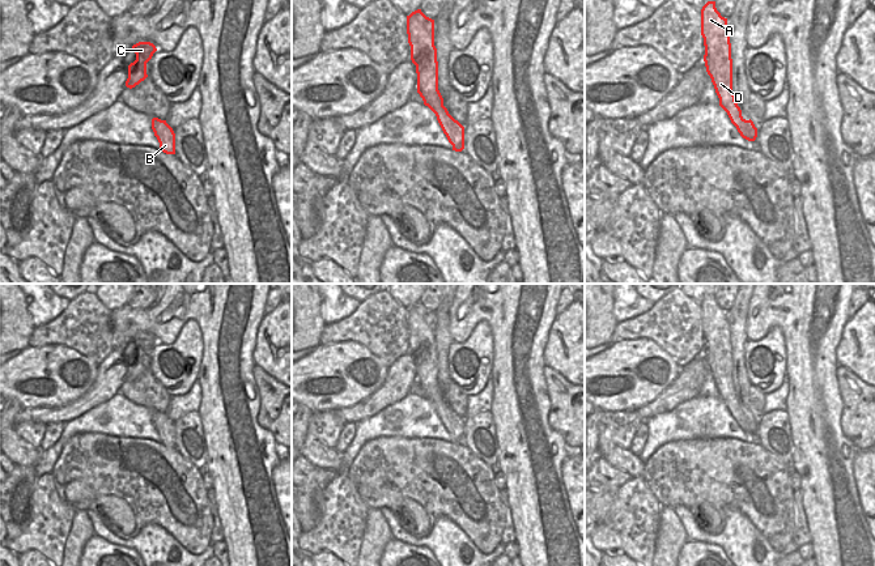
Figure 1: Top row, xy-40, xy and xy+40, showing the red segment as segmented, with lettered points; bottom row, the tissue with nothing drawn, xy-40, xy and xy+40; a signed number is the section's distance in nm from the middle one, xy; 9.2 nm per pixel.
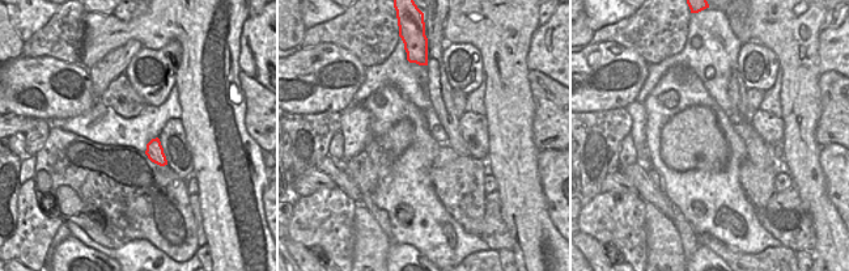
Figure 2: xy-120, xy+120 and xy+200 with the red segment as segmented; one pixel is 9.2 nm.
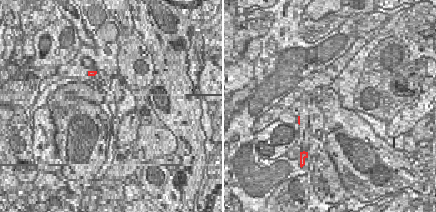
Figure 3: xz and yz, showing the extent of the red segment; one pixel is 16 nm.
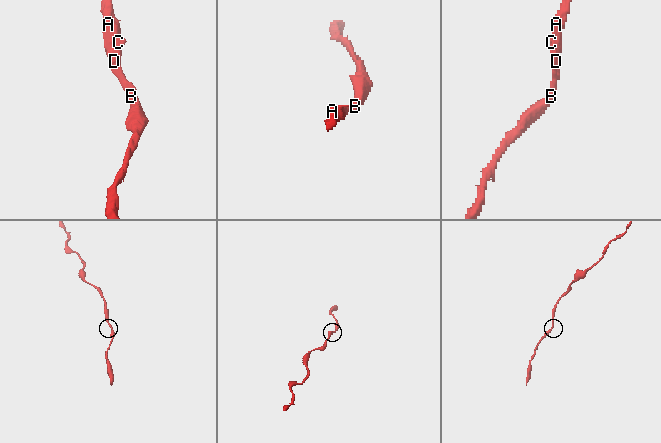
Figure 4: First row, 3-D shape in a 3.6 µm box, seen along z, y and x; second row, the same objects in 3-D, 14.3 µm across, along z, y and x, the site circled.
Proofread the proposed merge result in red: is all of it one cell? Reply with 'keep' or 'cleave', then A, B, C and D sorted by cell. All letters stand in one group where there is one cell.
keep | A B C D

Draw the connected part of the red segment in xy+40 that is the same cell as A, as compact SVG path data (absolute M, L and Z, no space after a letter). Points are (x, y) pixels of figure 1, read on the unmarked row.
M708 294L701 302L701 328L705 339L706 365L719 391L719 399L727 405L740 429L748 434L755 434L757 421L751 412L746 413L742 409L742 403L732 386L730 323L727 311L717 303L715 294Z

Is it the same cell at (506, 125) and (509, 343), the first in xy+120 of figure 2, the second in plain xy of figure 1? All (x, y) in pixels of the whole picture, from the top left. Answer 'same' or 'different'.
same

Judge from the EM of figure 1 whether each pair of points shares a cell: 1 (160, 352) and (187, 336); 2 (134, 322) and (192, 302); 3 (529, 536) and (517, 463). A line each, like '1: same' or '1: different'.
1: same
2: same
3: same

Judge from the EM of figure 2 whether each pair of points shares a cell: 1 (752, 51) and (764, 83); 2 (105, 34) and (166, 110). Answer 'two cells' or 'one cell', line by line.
1: one cell
2: two cells

